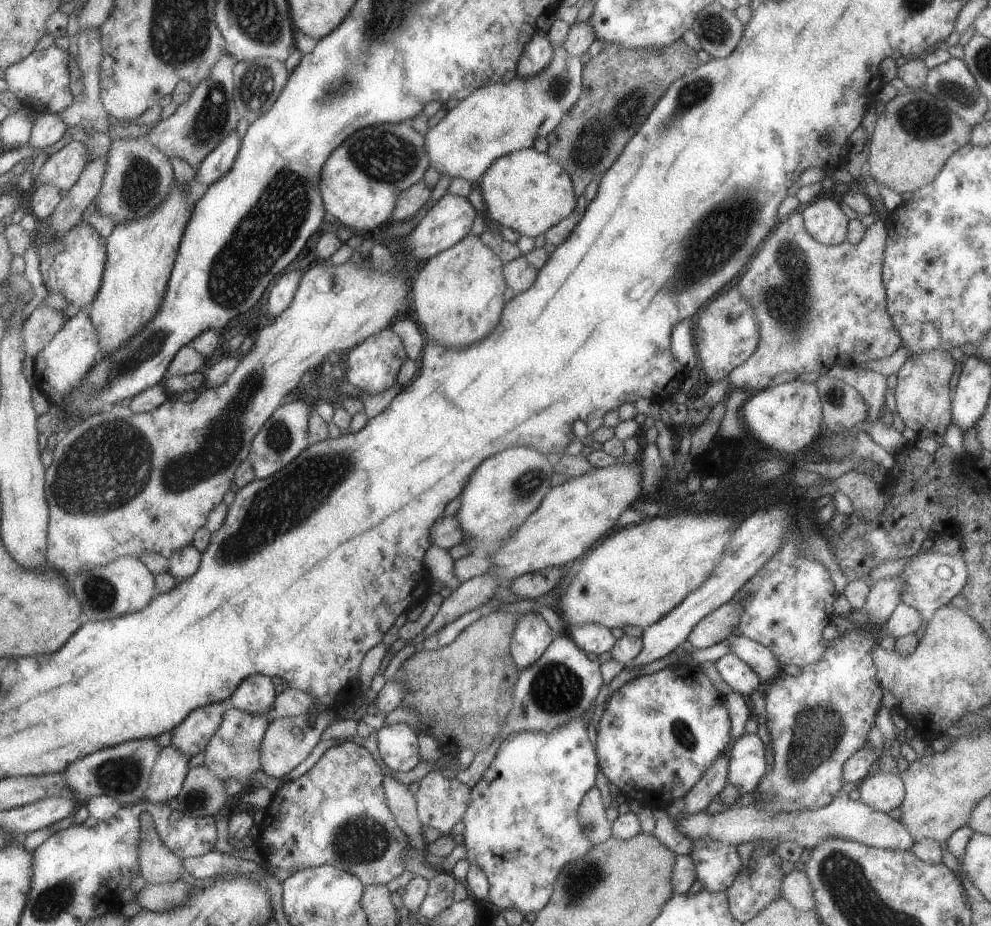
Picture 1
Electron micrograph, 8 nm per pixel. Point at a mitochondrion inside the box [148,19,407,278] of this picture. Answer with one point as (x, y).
(213, 114)

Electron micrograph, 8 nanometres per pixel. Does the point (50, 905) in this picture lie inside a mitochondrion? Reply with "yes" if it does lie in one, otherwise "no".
yes

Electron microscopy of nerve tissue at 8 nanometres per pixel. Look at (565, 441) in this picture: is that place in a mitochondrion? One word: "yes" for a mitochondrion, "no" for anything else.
no

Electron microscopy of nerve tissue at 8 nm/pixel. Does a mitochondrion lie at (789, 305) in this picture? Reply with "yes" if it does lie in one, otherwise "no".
yes

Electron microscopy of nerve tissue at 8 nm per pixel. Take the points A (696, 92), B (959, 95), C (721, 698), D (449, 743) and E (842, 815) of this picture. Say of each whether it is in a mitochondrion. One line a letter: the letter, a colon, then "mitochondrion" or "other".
A: mitochondrion
B: mitochondrion
C: other
D: other
E: other

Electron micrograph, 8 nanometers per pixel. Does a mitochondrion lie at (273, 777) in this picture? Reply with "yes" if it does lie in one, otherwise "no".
no

